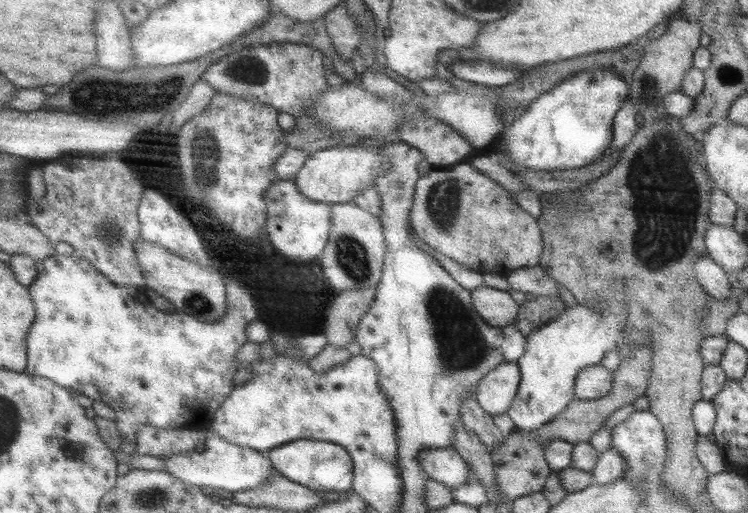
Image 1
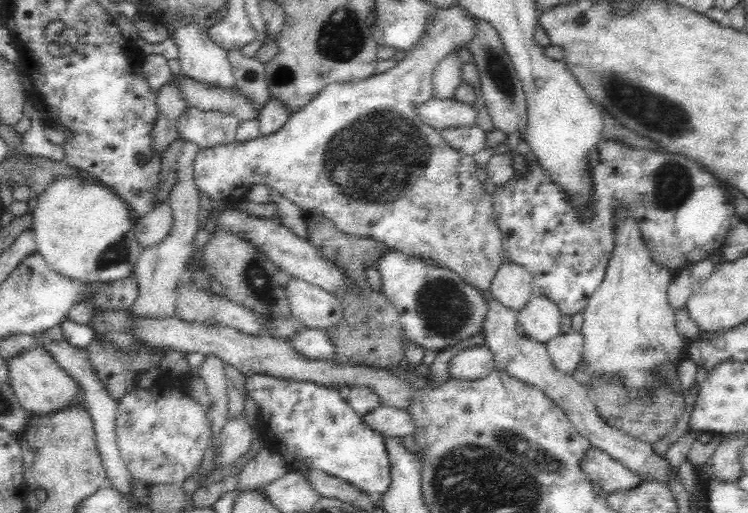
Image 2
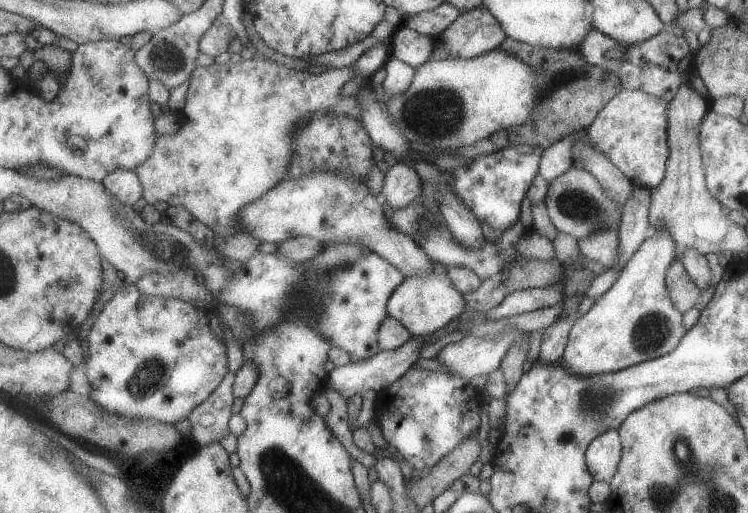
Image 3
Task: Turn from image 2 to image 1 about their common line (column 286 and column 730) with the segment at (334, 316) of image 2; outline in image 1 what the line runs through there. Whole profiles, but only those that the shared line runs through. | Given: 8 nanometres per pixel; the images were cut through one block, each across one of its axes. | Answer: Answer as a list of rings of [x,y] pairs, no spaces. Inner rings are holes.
[[[701,256],[694,265],[698,284],[716,301],[726,301],[732,294],[728,275],[713,258]]]

